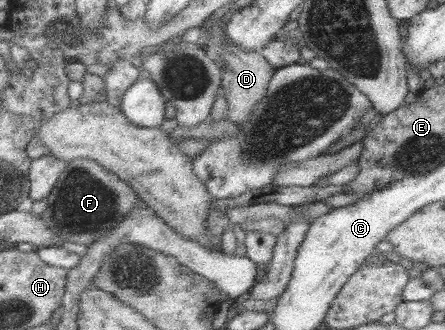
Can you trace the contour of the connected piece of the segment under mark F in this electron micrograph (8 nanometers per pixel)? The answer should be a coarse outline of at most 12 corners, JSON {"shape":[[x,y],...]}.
{"shape":[[91,158],[72,160],[41,216],[87,247],[144,200]]}

